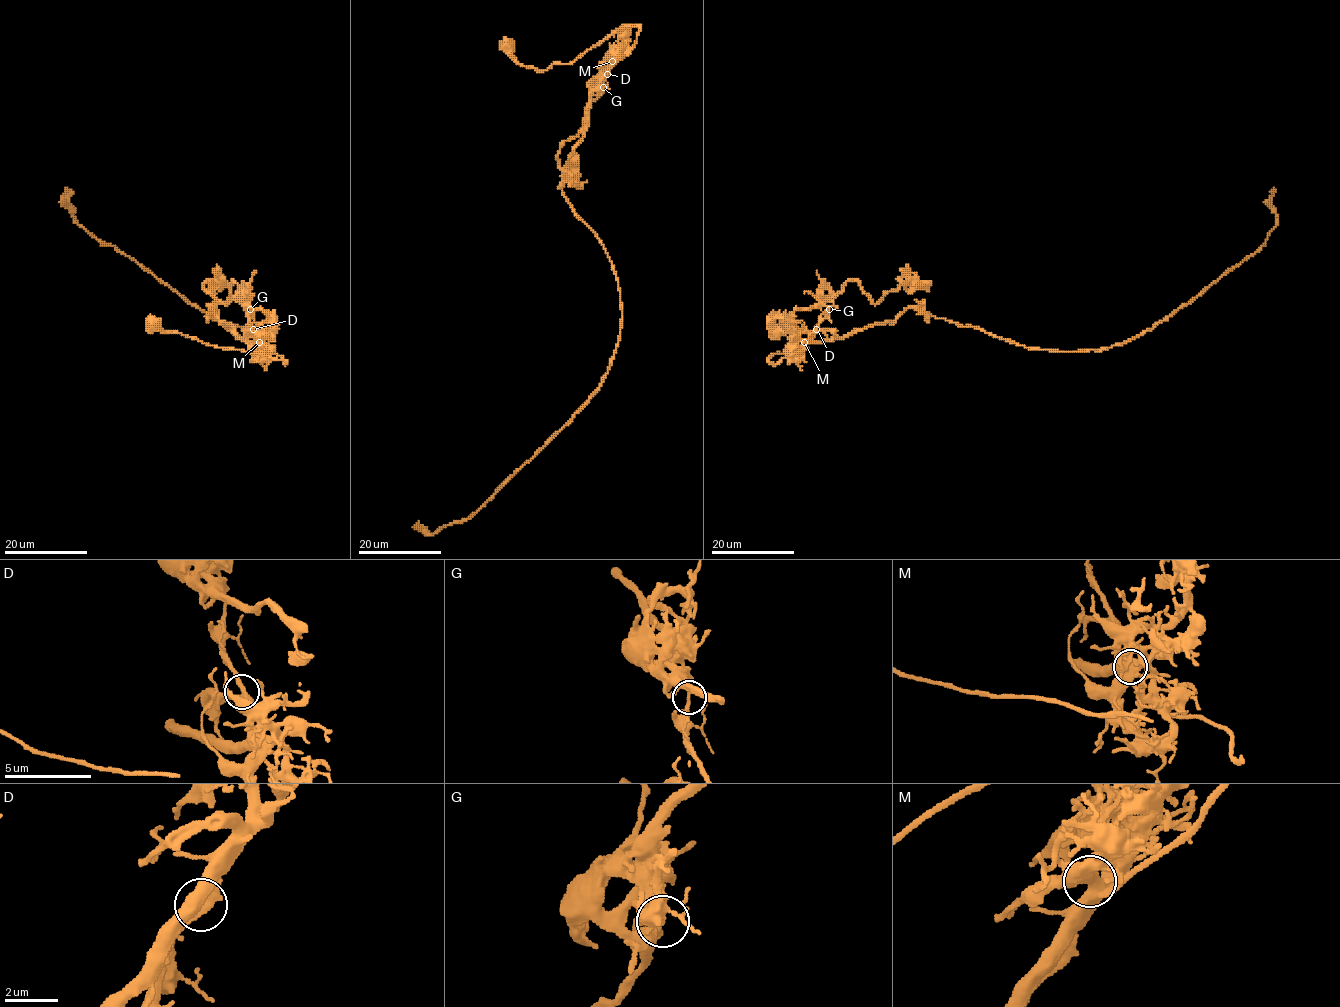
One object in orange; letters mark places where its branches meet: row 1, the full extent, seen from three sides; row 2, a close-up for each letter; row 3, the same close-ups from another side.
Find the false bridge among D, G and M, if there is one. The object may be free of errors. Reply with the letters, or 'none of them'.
G

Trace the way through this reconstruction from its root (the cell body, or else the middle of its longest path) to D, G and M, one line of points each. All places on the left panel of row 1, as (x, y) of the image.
D: (154, 325), (285, 363), (259, 345), (253, 329)
G: (154, 325), (285, 363), (259, 345), (249, 309)
M: (154, 325), (164, 332), (179, 332), (202, 343), (262, 353), (286, 362), (279, 355), (267, 353), (259, 342)

